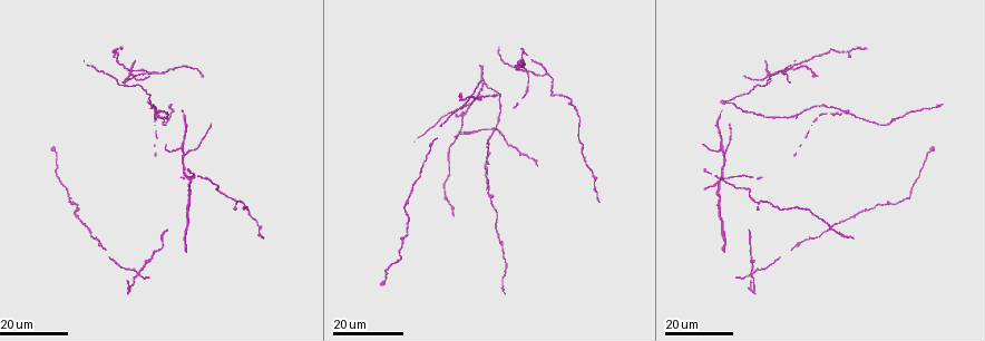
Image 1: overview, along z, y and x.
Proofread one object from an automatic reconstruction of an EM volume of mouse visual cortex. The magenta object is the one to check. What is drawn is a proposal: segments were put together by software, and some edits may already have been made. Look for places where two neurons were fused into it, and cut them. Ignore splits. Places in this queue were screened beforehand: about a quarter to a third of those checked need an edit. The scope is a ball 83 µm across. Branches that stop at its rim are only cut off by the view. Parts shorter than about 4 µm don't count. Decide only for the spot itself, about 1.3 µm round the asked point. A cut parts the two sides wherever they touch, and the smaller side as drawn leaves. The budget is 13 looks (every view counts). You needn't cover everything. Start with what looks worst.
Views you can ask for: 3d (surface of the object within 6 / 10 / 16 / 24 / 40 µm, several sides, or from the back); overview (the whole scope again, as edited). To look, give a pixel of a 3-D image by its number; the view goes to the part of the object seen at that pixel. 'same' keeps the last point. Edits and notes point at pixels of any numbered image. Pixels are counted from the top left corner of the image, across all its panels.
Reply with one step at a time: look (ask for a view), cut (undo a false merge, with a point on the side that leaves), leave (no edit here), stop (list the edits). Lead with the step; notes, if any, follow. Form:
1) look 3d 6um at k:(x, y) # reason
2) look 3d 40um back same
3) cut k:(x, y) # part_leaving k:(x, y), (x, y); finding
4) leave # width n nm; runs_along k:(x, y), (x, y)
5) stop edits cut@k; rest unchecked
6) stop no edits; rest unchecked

look 3d 24um at 1:(462, 118) # four or more arms meet

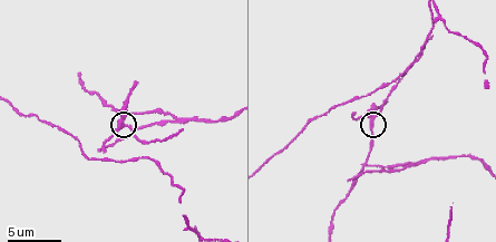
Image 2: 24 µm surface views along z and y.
look 3d 6um at 2:(121, 125) # zoom in

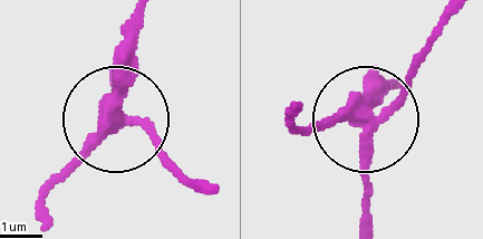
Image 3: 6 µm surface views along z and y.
look 3d 6um back at 3:(369, 130)

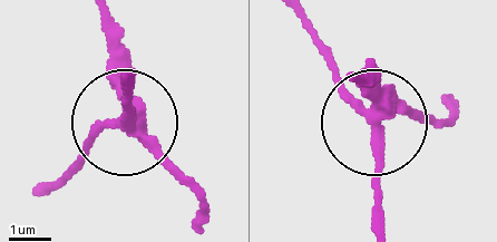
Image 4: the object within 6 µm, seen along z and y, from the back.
cut 4:(378, 69) # arms 5; a second neuron is stuck on

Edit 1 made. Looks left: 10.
look overview

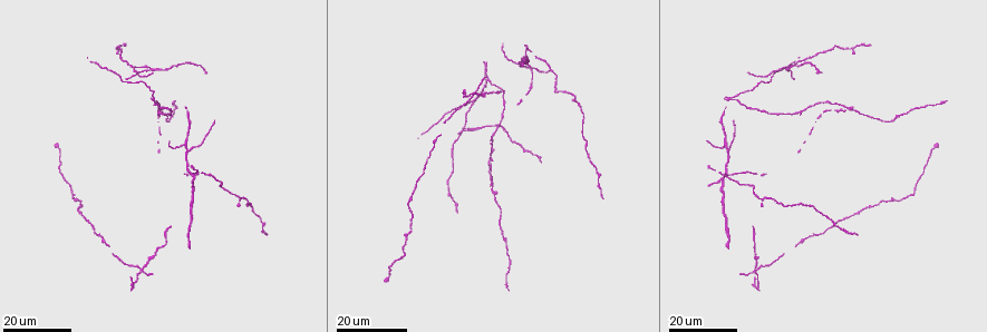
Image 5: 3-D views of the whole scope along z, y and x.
look 3d 24um at 5:(184, 144) # three-way junction

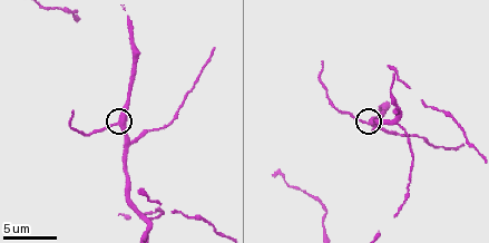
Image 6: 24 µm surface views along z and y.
look 3d 6um at 6:(364, 122) # closer look

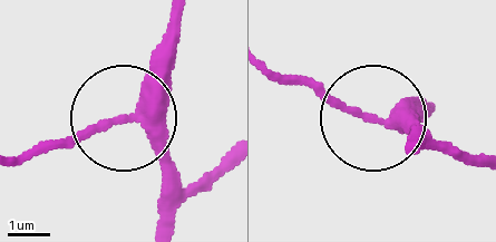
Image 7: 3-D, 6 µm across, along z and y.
leave # arms 3; runs_along 7:(415, 139), (280, 79); continuous, no second neuron

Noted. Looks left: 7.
look 3d 16um at 2:(117, 109) # three arms meet

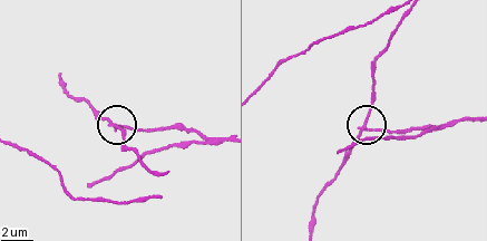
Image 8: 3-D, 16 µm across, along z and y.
cut 8:(139, 129) # arms 3; part_leaving 8:(366, 128), (408, 133), (471, 121); two neurons meet here

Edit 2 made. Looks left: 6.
look 3d 24um at 5:(758, 270) # four or more arms meet

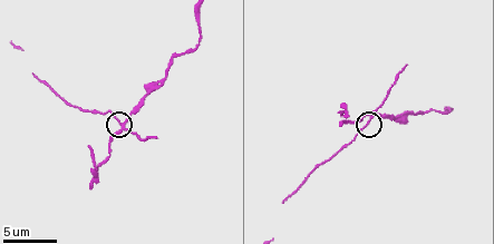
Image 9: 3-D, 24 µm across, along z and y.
look 3d 10um at 9:(123, 125) # closer look

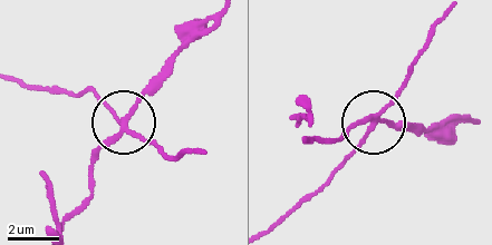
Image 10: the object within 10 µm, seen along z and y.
cut 10:(98, 149) # arms 4; two neurons meet here

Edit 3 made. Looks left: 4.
look 3d 24um at 5:(496, 194) # small branch off a trunk

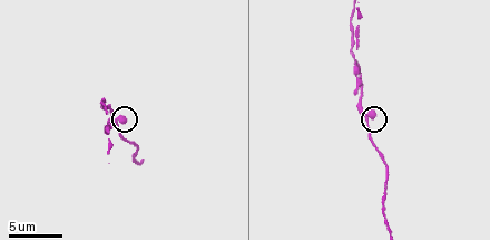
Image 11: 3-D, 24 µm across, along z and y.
look 3d 6um at 11:(365, 118)

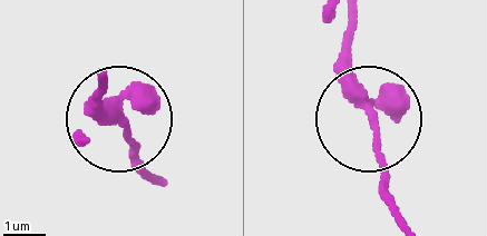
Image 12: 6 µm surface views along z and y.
look 3d 6um back at 12:(370, 117)

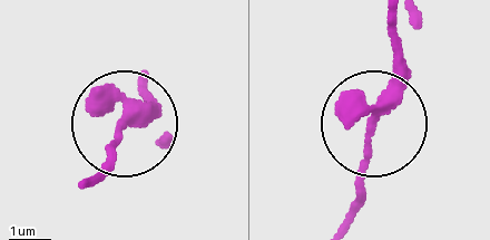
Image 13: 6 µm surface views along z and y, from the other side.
leave # runs_along 13:(397, 20), (397, 74), (365, 147), (358, 209); one neuron here

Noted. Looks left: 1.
stop edits cut@4, cut@8, cut@10; rest unchecked

